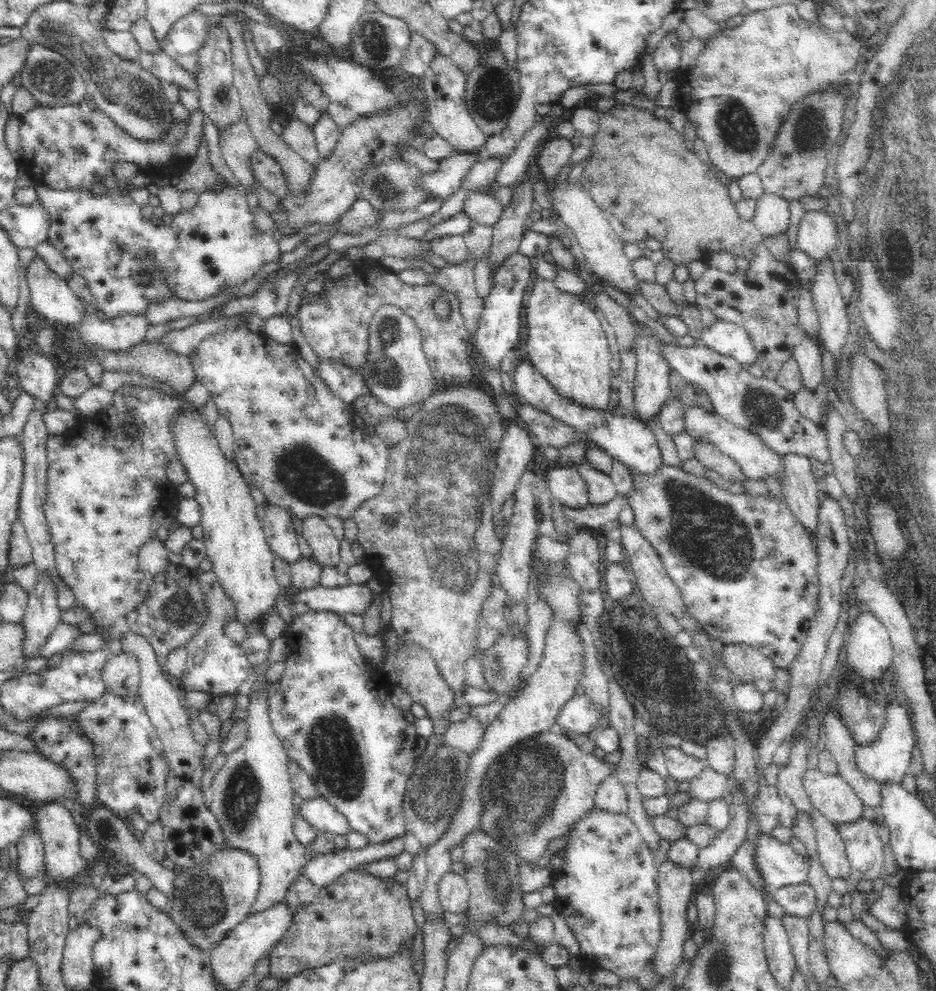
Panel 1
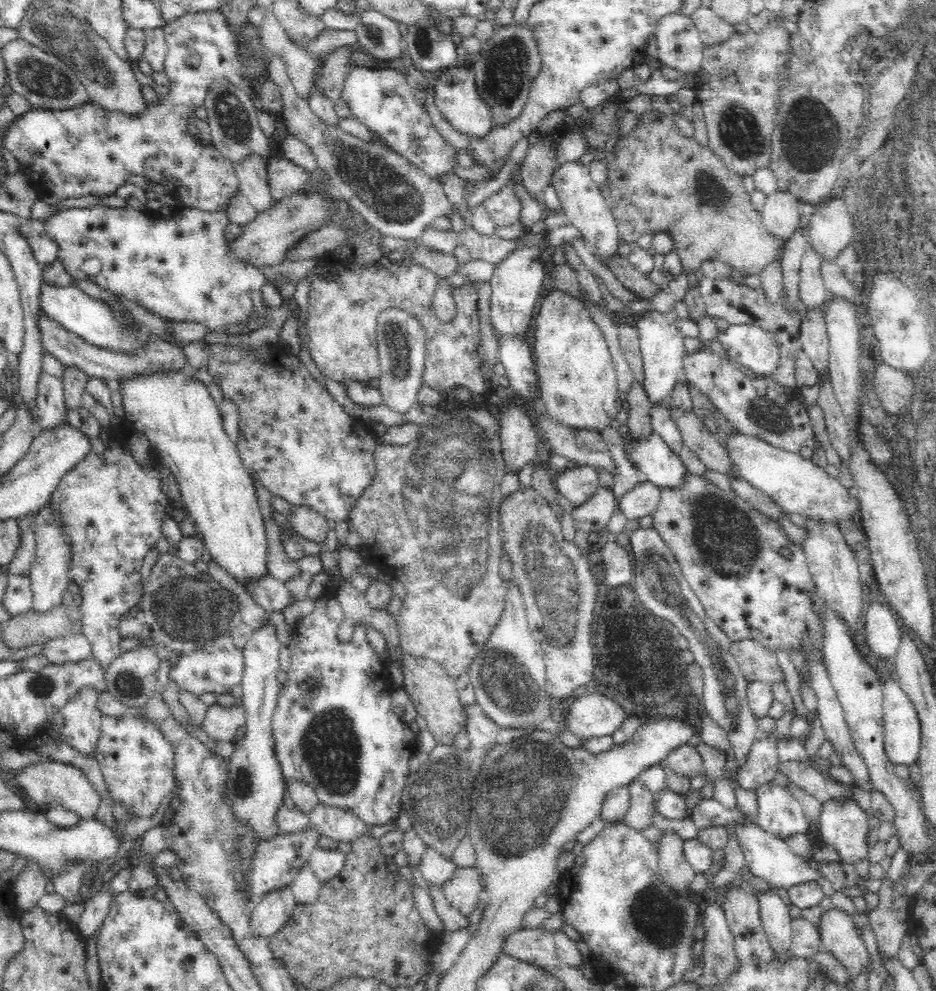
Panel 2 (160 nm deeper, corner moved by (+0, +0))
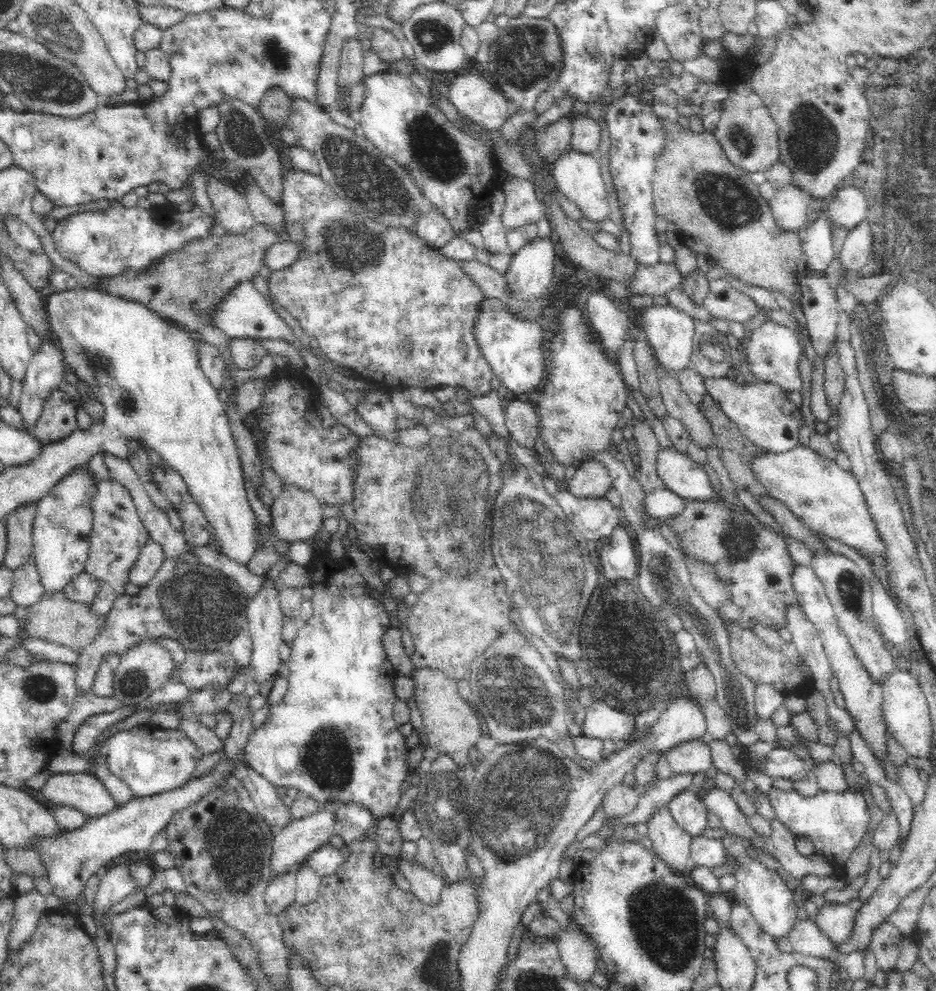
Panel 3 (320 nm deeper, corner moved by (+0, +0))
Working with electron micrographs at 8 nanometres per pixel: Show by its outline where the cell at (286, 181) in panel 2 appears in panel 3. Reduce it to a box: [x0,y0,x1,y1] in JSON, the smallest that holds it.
[268,167,493,396]

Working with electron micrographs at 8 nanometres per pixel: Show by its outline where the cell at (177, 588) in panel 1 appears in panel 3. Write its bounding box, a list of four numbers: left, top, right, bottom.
[75,558,248,694]

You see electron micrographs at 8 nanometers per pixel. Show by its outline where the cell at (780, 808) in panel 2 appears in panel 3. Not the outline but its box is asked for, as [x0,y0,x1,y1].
[765,787,870,874]

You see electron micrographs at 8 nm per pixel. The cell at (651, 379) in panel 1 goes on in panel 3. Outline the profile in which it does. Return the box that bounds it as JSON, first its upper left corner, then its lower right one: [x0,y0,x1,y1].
[640,306,694,374]

